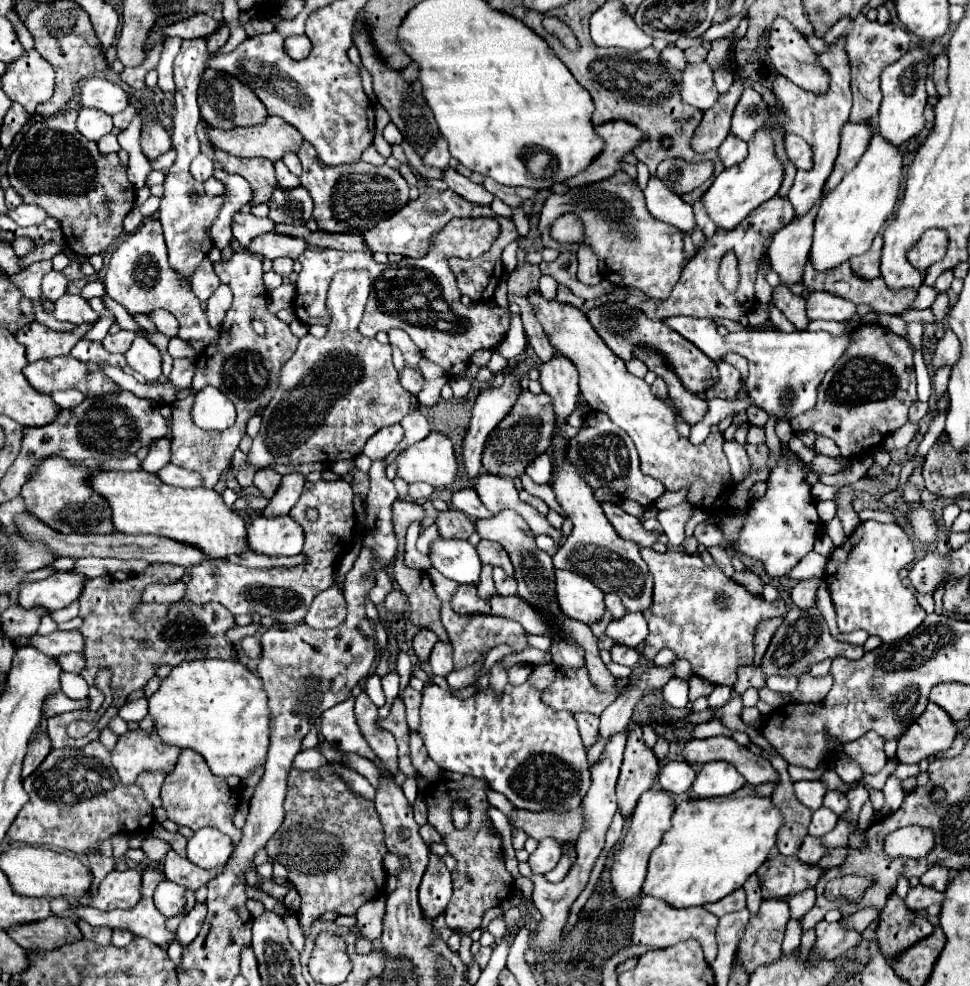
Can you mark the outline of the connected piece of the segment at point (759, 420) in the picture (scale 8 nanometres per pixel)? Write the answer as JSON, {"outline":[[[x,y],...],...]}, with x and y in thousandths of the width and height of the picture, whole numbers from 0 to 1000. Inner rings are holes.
{"outline":[[[774,412],[769,416],[769,420],[773,431],[789,433],[792,423],[788,416],[778,412]]]}

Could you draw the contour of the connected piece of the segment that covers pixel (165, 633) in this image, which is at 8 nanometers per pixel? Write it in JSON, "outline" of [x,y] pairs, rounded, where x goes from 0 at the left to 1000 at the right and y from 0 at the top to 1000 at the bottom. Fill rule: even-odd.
{"outline":[[[153,572],[153,576],[140,584],[132,584],[130,588],[120,588],[115,584],[101,584],[87,590],[87,598],[82,602],[82,627],[87,633],[80,637],[80,641],[87,645],[87,659],[85,665],[89,669],[87,680],[82,686],[89,686],[91,694],[97,692],[97,684],[105,677],[111,677],[118,682],[115,688],[115,702],[118,712],[109,720],[109,724],[103,728],[99,738],[87,746],[87,748],[72,748],[68,744],[68,736],[72,734],[72,724],[60,724],[56,728],[49,728],[49,746],[54,751],[54,759],[85,759],[95,751],[101,751],[103,742],[111,738],[113,730],[122,724],[122,718],[128,716],[134,702],[144,700],[151,696],[155,686],[167,675],[184,675],[186,671],[196,669],[212,669],[212,667],[227,667],[227,669],[239,669],[243,663],[243,657],[231,649],[231,641],[241,635],[239,623],[229,613],[181,613],[177,615],[175,623],[167,629],[153,631],[153,633],[140,633],[136,629],[136,617],[144,613],[146,598],[157,590],[184,590],[190,584],[190,576],[179,572]],[[153,651],[153,657],[146,657],[144,653]]]}

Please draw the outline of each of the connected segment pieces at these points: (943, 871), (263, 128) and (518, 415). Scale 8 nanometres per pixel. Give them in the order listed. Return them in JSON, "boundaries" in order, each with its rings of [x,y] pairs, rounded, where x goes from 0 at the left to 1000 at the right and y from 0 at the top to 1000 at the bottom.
{"boundaries":[[[[961,878],[957,880],[957,884],[953,888],[948,888],[948,897],[951,899],[959,899],[967,905],[973,905],[979,892],[979,882],[973,878]]],[[[276,118],[276,122],[272,126],[260,128],[260,130],[241,130],[239,134],[231,134],[231,132],[223,132],[223,130],[214,130],[214,138],[219,138],[219,146],[223,146],[223,150],[239,156],[239,158],[249,158],[249,160],[276,160],[280,164],[291,162],[293,156],[297,154],[307,154],[313,140],[311,136],[299,128],[297,124],[289,122],[287,118]]],[[[540,398],[536,400],[532,412],[528,418],[511,432],[511,436],[503,442],[501,454],[497,460],[497,473],[511,483],[536,483],[542,473],[555,462],[561,460],[563,454],[569,448],[569,436],[573,430],[573,418],[569,414],[569,406],[565,400],[548,400]]]]}

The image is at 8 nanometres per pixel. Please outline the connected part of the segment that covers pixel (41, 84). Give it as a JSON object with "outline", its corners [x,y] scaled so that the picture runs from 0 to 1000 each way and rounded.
{"outline":[[[29,51],[16,65],[8,67],[2,77],[2,89],[12,103],[23,105],[29,116],[35,116],[39,105],[54,99],[56,71],[37,51]]]}

